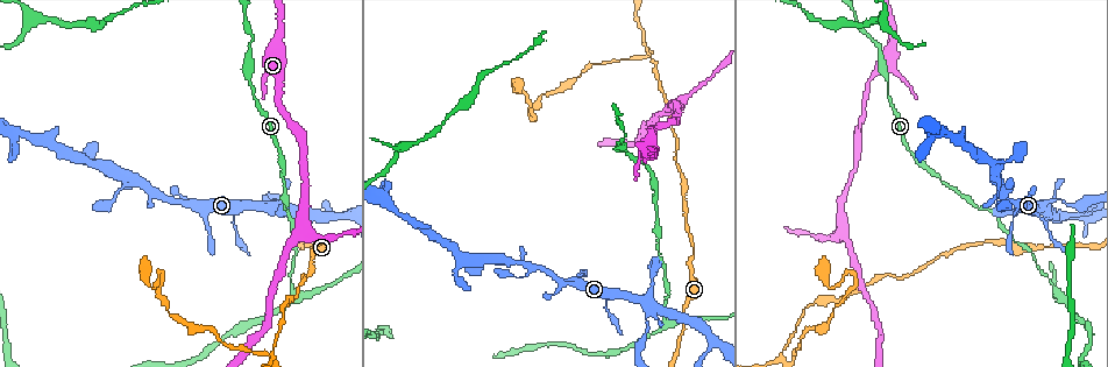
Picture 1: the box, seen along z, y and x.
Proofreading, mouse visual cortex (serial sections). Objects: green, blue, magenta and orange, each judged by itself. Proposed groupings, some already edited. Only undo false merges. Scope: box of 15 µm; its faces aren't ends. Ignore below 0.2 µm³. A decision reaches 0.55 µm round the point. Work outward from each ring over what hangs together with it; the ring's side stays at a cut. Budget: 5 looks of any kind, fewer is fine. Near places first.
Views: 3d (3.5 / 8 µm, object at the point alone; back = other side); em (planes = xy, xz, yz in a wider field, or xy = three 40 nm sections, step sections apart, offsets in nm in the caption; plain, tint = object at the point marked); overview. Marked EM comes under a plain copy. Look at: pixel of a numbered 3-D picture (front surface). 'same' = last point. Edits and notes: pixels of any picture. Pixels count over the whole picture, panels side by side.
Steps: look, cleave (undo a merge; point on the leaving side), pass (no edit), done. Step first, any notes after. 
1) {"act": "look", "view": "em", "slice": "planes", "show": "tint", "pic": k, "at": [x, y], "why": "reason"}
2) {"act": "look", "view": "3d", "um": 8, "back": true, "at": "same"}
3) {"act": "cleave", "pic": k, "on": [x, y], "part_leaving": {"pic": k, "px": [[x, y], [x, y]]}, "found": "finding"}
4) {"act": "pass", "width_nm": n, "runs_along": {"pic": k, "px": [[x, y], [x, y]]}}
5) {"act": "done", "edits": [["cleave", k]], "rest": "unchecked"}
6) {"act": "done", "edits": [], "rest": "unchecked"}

{"act": "look", "view": "3d", "um": 3.5, "back": true, "pic": 1, "at": [1057, 295], "why": "three-way junction"}

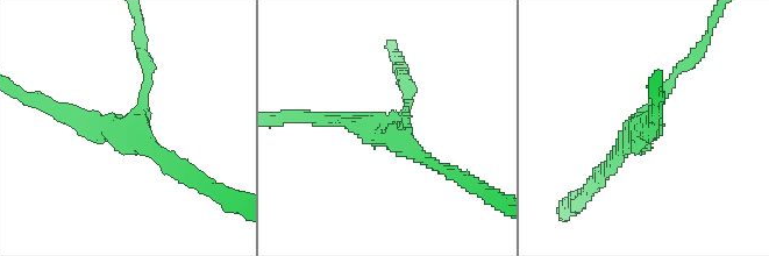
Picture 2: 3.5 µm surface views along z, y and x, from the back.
{"act": "look", "view": "em", "slice": "planes", "show": "tint", "pic": 2, "at": [139, 124], "arms": 3, "arm_widths_nm": [150, 200, 250]}

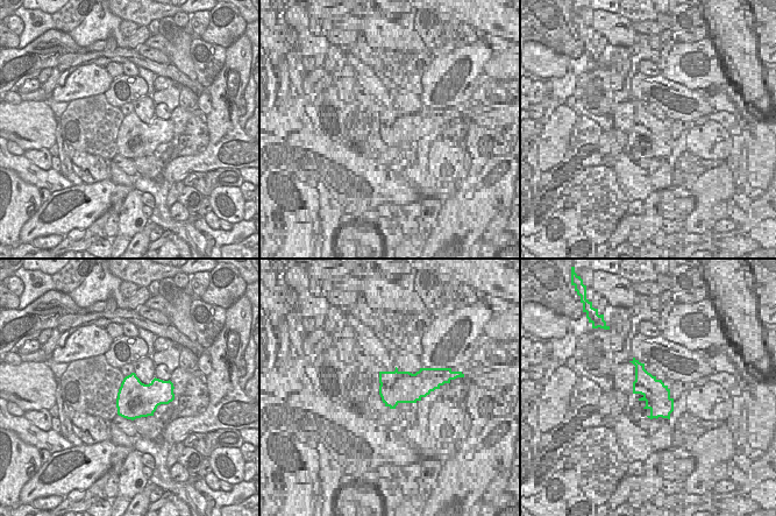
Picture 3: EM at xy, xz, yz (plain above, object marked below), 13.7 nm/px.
{"act": "pass", "runs_along": {"pic": 2, "px": [[685, 65], [602, 172]]}, "found": "continuous, no second cell"}

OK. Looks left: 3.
{"act": "look", "view": "3d", "um": 3.5, "pic": 1, "at": [647, 305], "why": "small branch off a trunk"}

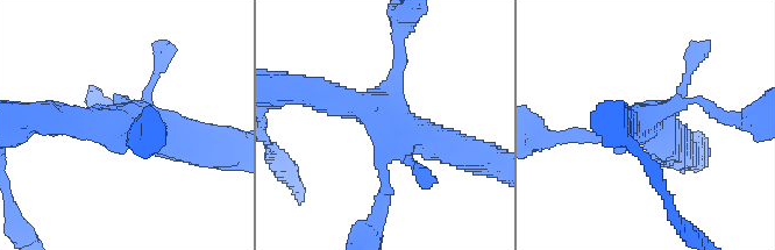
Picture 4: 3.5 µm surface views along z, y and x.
{"act": "look", "view": "em", "slice": "xy", "step": 5, "show": "tint", "pic": 4, "at": [129, 123]}

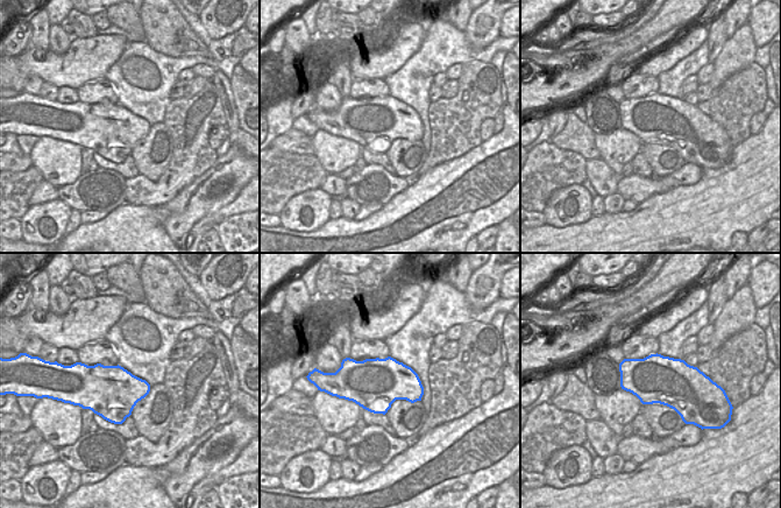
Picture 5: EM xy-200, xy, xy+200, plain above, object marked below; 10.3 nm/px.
{"act": "look", "view": "em", "slice": "planes", "show": "tint", "at": "same"}

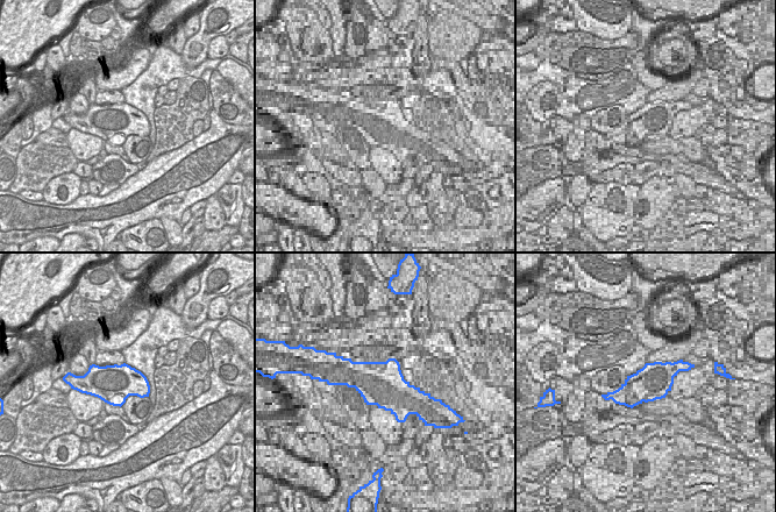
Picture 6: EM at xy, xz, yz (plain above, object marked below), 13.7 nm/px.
{"act": "pass", "runs_along": {"pic": 4, "px": [[319, 93], [362, 105], [459, 150]]}, "found": "all the same cell"}

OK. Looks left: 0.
{"act": "done", "edits": [], "rest": "unchecked"}

